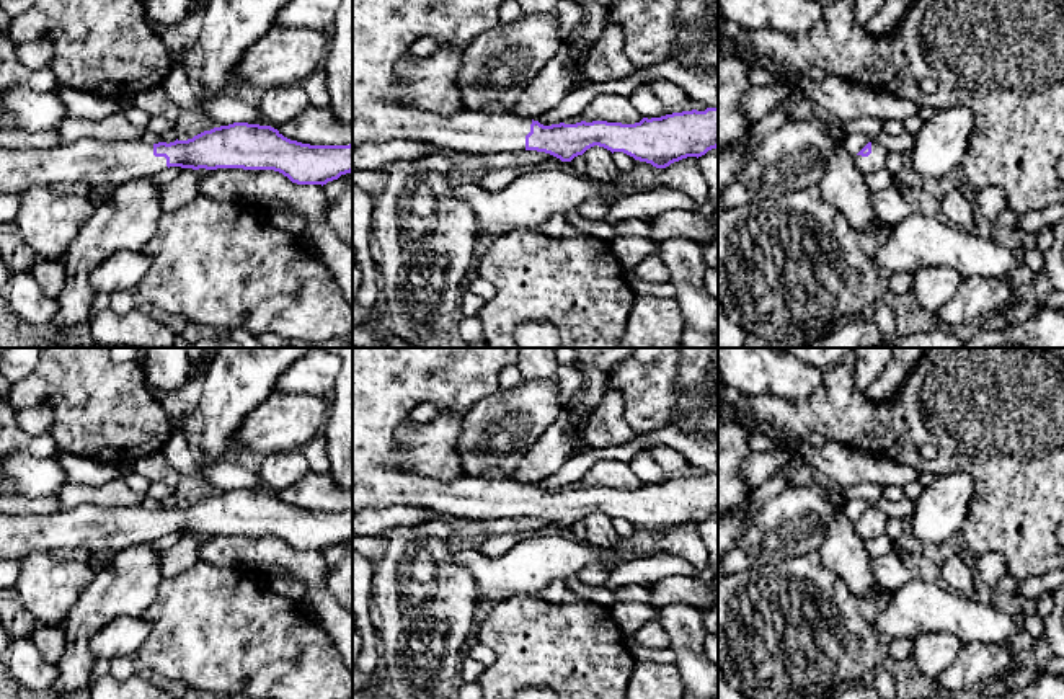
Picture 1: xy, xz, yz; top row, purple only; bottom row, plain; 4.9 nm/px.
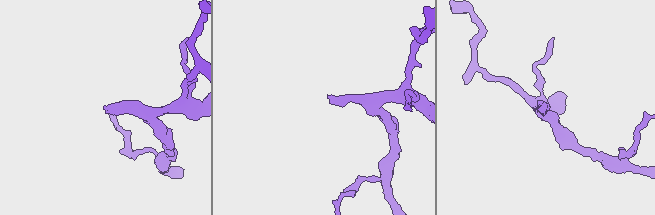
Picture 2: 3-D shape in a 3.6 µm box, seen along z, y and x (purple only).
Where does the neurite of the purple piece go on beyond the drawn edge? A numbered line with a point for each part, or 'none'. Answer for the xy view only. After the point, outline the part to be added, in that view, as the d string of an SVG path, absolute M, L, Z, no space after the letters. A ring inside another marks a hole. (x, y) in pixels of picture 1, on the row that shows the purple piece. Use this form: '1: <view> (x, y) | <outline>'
1: xy (97, 162) | M78 139L54 149L0 147L0 194L59 181L91 186L150 178L166 170L166 158L153 155L153 144L140 140L104 142Z

